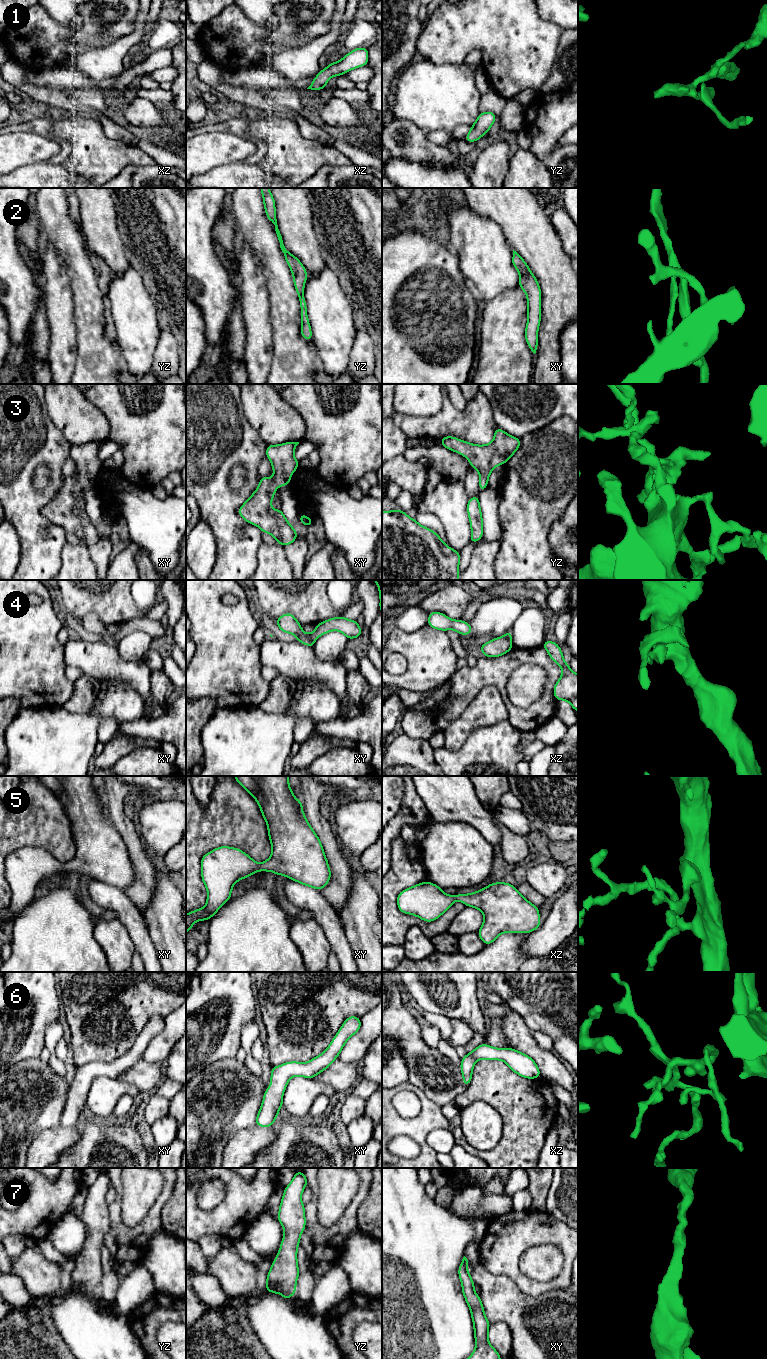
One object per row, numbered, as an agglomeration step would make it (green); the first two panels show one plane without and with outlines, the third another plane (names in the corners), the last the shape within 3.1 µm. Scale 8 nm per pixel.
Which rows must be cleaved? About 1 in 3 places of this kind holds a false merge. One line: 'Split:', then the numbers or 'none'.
Split: 4

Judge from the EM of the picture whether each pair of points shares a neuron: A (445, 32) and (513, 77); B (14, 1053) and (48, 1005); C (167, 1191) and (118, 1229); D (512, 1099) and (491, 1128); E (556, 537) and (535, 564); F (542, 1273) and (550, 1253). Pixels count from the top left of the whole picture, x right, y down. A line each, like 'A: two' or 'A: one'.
A: one
B: one
C: one
D: two
E: two
F: one

